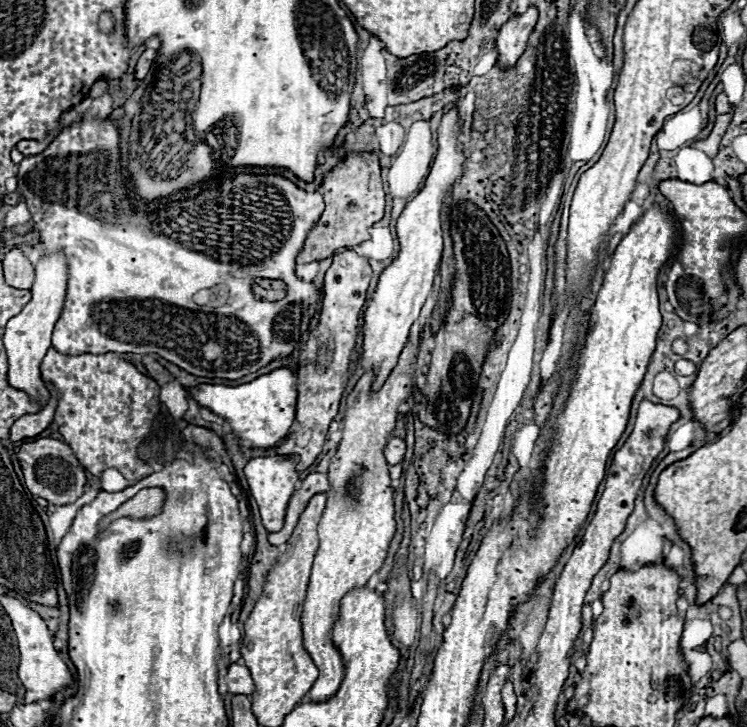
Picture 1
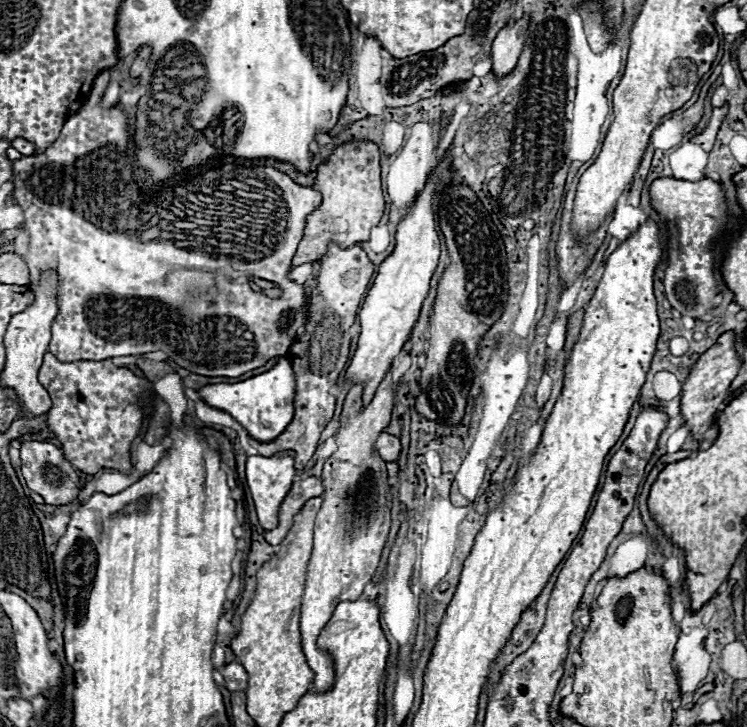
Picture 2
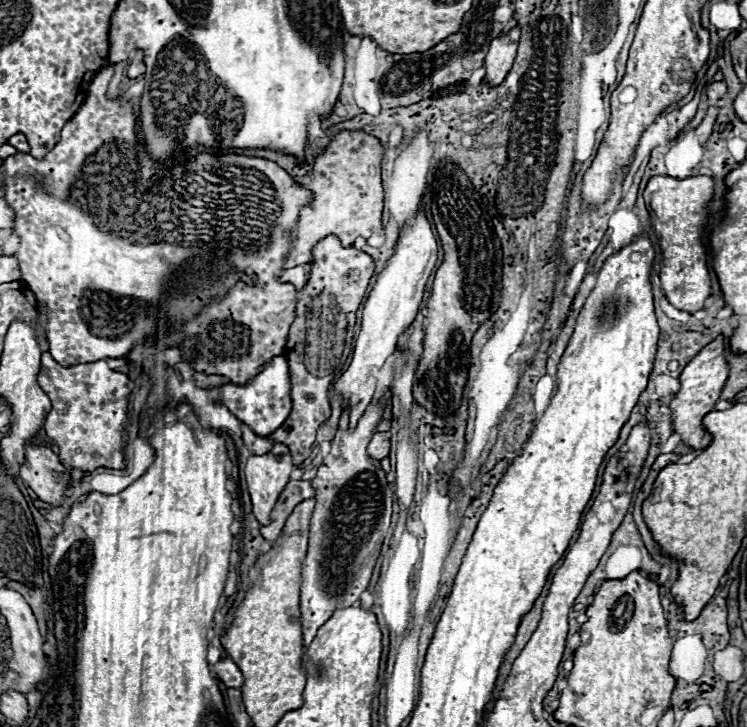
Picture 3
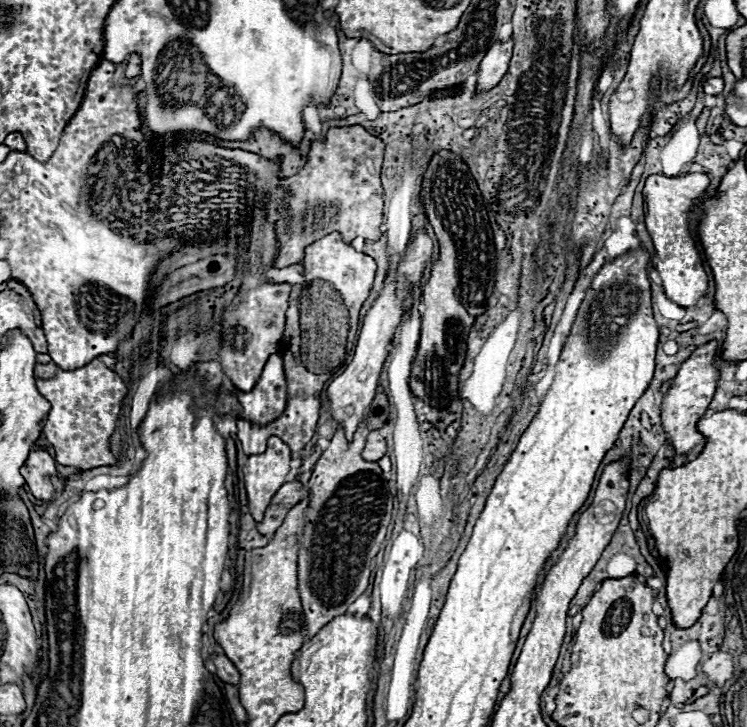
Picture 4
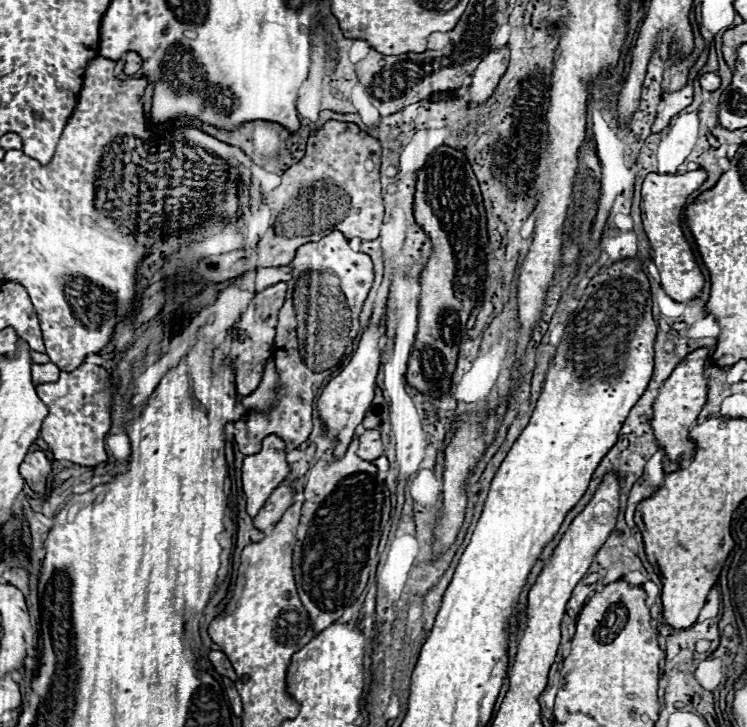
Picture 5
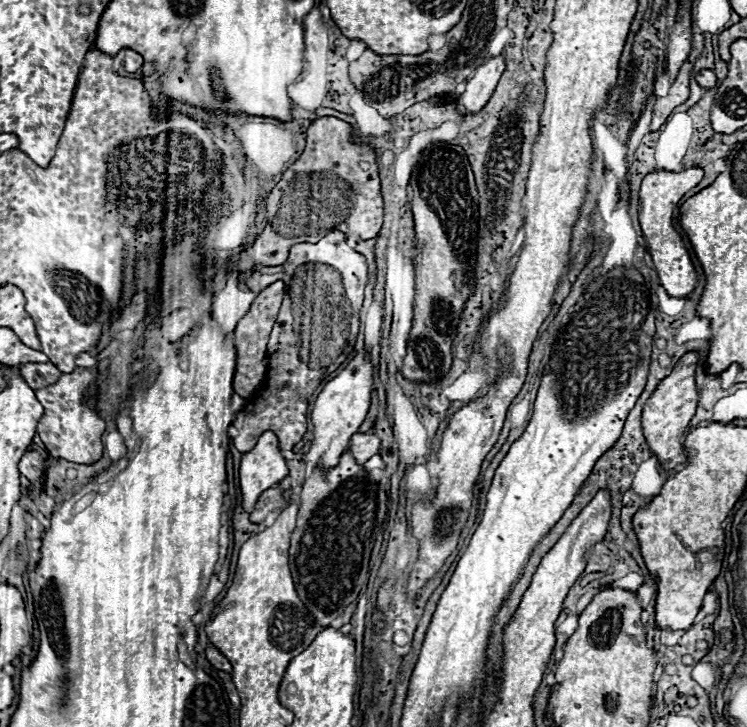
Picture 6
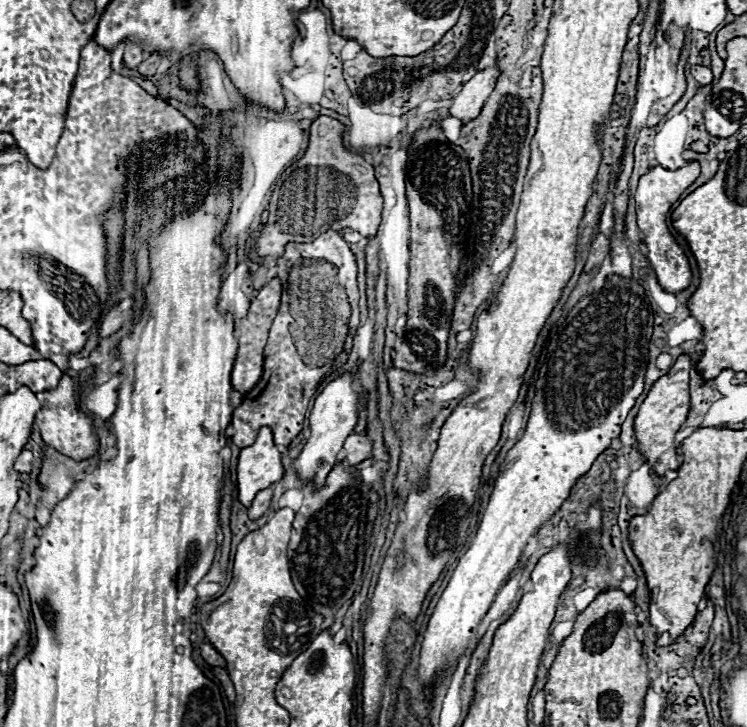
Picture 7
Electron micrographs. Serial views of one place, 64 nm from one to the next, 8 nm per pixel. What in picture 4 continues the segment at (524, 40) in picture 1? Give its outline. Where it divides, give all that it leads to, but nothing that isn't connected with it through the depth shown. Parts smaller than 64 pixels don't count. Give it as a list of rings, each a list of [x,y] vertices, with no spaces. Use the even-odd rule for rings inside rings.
[[[512,38],[508,42],[494,42],[488,48],[488,52],[478,68],[478,74],[480,74],[478,90],[492,90],[506,76],[510,58],[512,58],[512,48],[514,48]]]

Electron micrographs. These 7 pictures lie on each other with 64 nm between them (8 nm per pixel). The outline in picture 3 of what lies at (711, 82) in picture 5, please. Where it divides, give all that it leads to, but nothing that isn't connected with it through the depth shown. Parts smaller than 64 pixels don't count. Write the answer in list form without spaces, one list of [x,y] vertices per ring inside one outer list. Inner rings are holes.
[[[712,82],[712,84],[708,84],[706,86],[706,94],[708,94],[708,98],[712,100],[712,102],[716,102],[716,100],[720,100],[724,94],[726,94],[726,82]]]

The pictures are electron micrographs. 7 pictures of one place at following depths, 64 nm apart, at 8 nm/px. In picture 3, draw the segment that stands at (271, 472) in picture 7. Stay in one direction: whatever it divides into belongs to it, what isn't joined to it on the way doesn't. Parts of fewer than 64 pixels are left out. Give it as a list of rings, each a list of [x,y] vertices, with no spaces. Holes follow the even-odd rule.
[[[274,444],[270,454],[250,456],[246,462],[246,484],[252,496],[252,510],[262,526],[270,524],[270,512],[290,482],[292,472],[290,450],[282,444]]]

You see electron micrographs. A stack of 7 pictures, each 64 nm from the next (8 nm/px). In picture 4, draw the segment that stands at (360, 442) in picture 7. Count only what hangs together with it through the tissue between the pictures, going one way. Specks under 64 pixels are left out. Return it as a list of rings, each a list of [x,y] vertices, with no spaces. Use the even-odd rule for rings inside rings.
[[[372,430],[366,438],[366,448],[362,456],[370,462],[378,462],[386,454],[386,436],[380,430]]]

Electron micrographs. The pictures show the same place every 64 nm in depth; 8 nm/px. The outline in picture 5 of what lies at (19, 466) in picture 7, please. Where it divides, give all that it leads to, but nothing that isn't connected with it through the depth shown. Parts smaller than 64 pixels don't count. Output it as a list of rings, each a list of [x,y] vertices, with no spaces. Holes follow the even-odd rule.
[[[28,452],[28,456],[24,458],[24,462],[20,464],[20,474],[24,476],[26,484],[42,494],[42,496],[48,496],[50,492],[50,486],[48,486],[48,478],[52,474],[52,464],[48,460],[48,456],[44,452]]]

